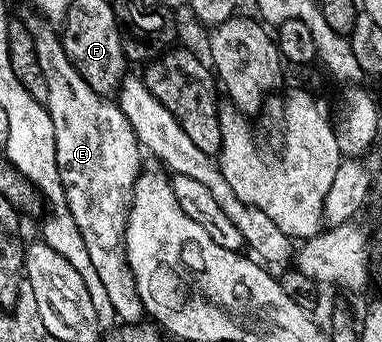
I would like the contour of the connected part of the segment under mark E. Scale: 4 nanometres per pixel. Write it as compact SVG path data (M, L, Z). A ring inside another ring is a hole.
M40 16L28 19L27 25L29 34L33 37L35 52L39 56L39 68L43 68L43 80L47 80L47 109L51 124L55 124L55 160L59 164L59 180L63 184L65 203L75 220L75 228L79 228L79 236L83 236L83 244L87 244L87 256L91 256L91 265L99 275L99 280L103 280L103 289L107 291L107 300L111 300L111 308L116 317L122 323L136 324L146 317L146 313L137 281L127 264L125 229L129 208L133 204L133 185L143 173L143 147L116 101L94 92L91 84L87 84L87 80L83 80L83 76L71 64L61 46L58 31Z

